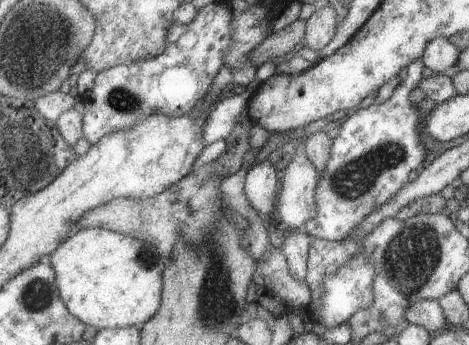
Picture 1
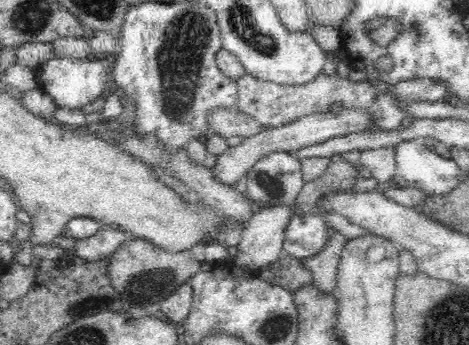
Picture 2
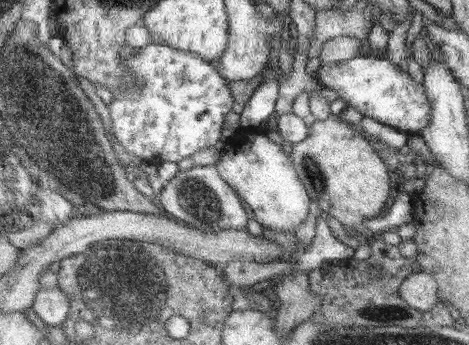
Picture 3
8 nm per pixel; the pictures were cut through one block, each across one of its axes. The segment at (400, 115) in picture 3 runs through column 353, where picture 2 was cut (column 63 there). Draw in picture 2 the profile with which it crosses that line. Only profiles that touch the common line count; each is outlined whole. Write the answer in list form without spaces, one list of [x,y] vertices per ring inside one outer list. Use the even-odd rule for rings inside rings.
[[[52,58],[46,64],[38,66],[36,78],[38,84],[42,86],[40,90],[50,96],[56,104],[56,108],[68,108],[68,110],[80,110],[82,106],[98,100],[102,92],[108,88],[108,74],[106,74],[106,58],[86,58],[86,60],[76,60],[76,58]]]

